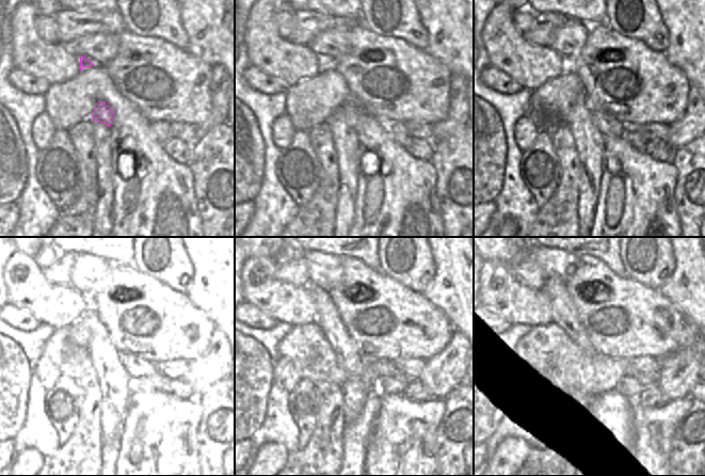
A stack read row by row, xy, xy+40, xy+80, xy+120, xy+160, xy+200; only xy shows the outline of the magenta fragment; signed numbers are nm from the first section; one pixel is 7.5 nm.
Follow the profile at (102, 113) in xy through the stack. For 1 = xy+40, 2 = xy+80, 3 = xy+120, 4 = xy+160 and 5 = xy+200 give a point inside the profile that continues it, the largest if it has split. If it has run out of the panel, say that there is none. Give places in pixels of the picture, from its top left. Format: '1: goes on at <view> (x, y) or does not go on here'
1: goes on at xy+40 (354, 116)
2: goes on at xy+80 (606, 124)
3: goes on at xy+120 (135, 367)
4: goes on at xy+160 (379, 367)
5: goes on at xy+200 (645, 381)

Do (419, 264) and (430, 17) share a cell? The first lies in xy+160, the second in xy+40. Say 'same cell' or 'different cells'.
different cells

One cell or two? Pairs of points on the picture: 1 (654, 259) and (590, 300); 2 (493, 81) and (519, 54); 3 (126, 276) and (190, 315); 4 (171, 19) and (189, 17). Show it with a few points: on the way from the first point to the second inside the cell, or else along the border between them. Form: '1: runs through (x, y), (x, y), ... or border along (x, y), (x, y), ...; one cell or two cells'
1: border along (626, 275), (650, 288); two cells
2: border along (490, 64), (512, 77), (523, 86); two cells
3: runs through (142, 284), (174, 314); one cell
4: border along (179, 11), (179, 20), (189, 42); two cells

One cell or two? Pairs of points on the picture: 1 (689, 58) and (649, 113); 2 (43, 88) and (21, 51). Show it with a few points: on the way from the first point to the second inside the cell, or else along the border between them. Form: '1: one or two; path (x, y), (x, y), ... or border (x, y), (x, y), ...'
1: two; border (663, 52), (665, 57), (685, 75), (691, 84)
2: two; border (15, 66), (34, 77), (44, 79), (50, 85)

